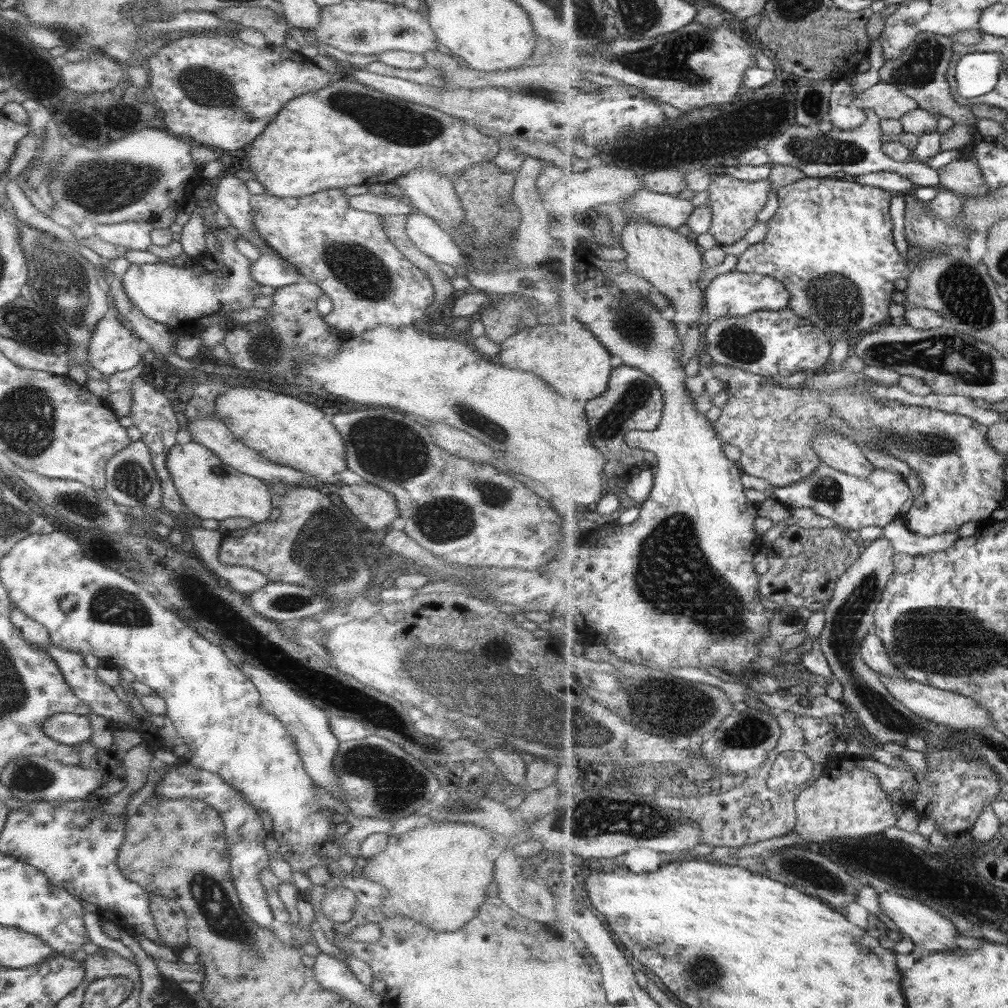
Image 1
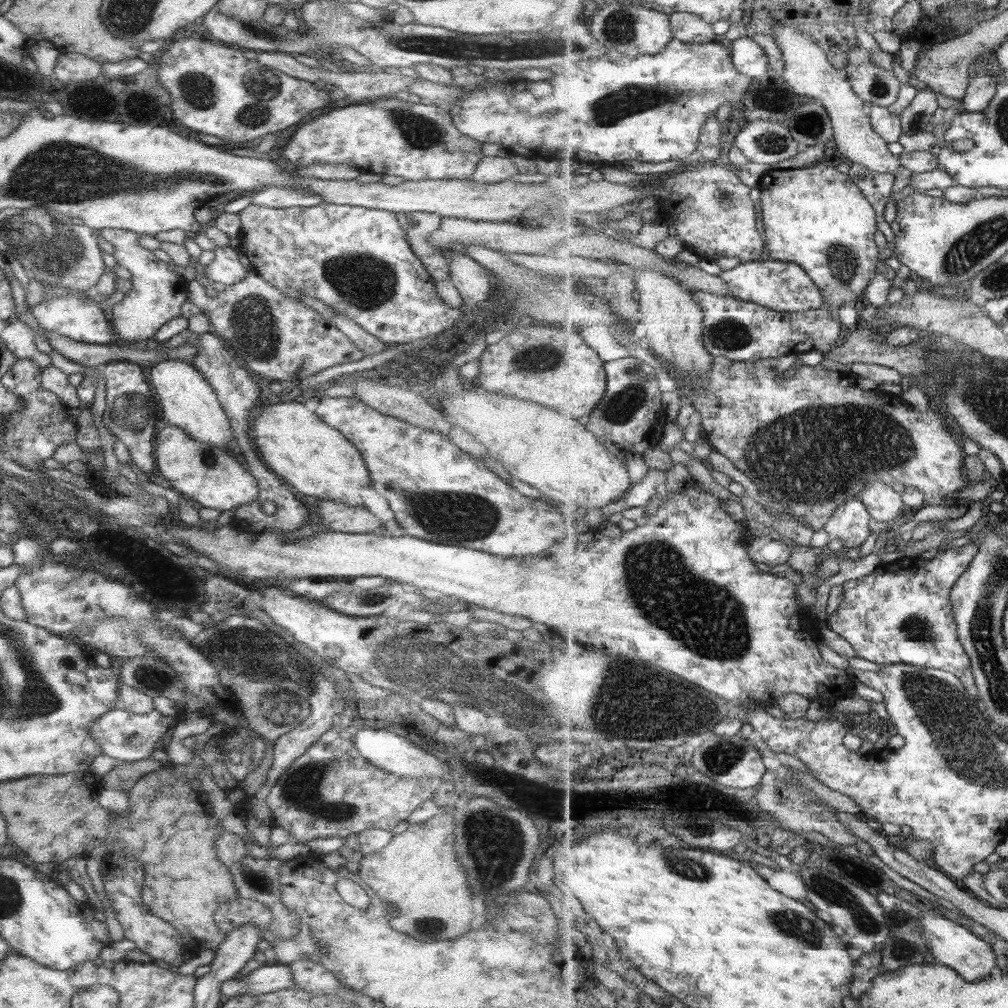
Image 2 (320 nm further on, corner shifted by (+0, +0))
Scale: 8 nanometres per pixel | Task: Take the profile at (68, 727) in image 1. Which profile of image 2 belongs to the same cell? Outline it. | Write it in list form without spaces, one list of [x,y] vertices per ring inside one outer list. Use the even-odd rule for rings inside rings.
[[[117,707],[101,715],[95,723],[91,723],[87,734],[93,737],[100,752],[105,756],[117,760],[118,764],[133,763],[148,759],[155,750],[166,752],[175,725],[177,716],[174,715],[163,716],[156,710],[151,710],[147,714],[129,714]]]

